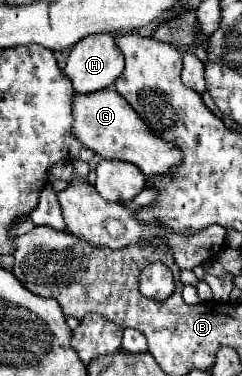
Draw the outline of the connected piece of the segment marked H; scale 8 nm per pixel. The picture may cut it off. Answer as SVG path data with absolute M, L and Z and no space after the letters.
M108 33L92 35L92 37L86 37L84 41L80 41L72 47L70 57L66 61L66 67L64 67L64 73L72 81L74 93L86 95L86 93L94 93L94 91L112 87L114 81L120 77L120 73L124 69L124 57L122 57L120 49L116 49L114 37L116 35L108 35Z

